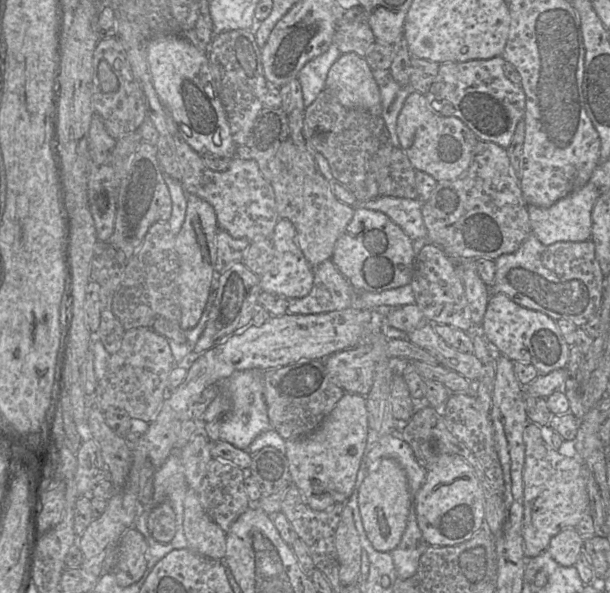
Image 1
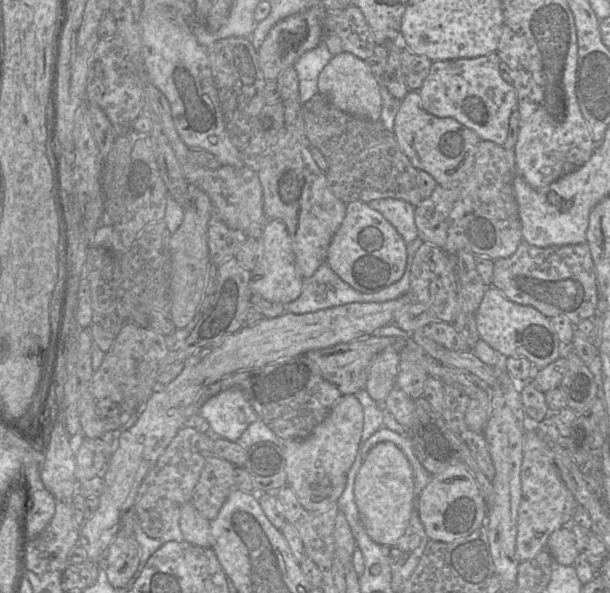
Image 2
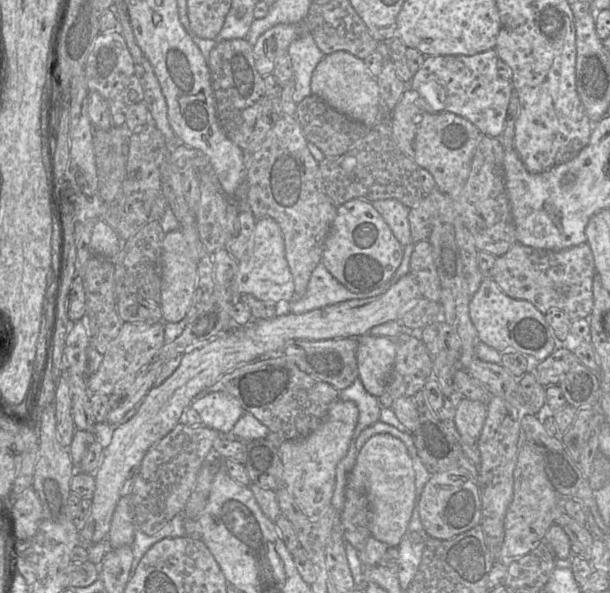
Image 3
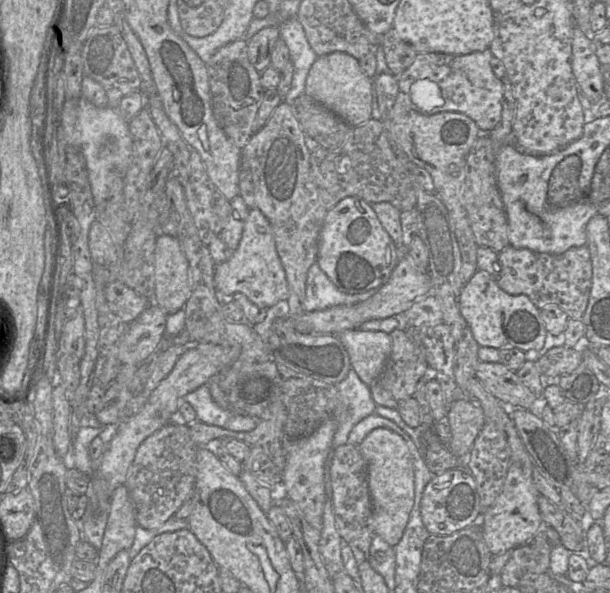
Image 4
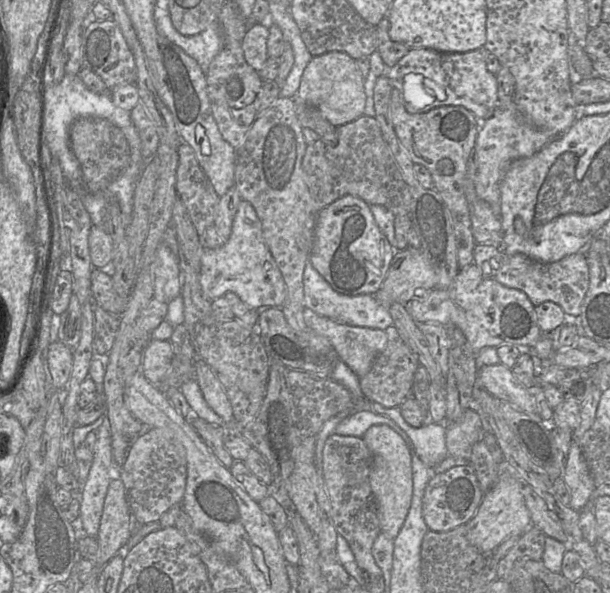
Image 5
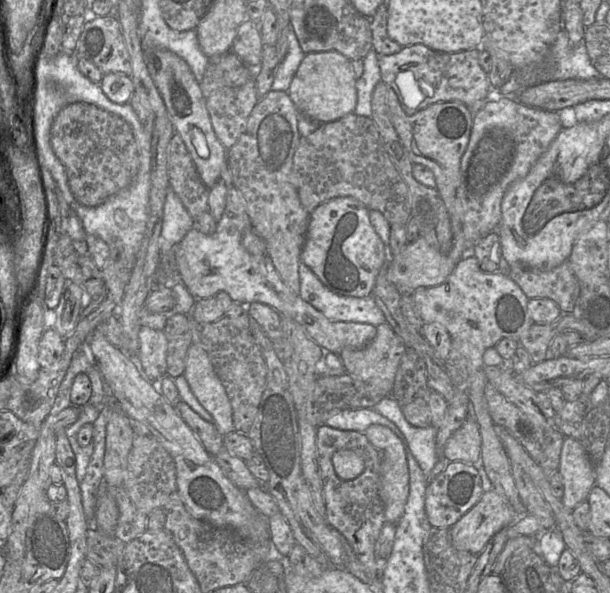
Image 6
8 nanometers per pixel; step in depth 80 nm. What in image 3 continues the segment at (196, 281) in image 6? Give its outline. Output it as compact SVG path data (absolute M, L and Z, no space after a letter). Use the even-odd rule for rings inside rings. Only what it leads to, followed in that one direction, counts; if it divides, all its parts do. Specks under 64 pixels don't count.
M263 217L256 220L253 238L248 245L248 252L245 258L238 261L238 271L232 284L233 293L251 294L262 301L285 300L291 302L295 298L294 280L291 274L285 255L285 243L279 224L270 217ZM366 334L357 338L359 378L365 389L375 397L385 390L393 369L396 348L389 337Z

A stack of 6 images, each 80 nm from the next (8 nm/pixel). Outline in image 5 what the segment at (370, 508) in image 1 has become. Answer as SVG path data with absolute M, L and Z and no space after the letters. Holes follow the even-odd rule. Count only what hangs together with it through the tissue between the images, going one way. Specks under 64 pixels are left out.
M373 425L363 435L372 458L370 485L374 495L381 532L395 539L411 506L413 493L412 461L405 441L387 425Z

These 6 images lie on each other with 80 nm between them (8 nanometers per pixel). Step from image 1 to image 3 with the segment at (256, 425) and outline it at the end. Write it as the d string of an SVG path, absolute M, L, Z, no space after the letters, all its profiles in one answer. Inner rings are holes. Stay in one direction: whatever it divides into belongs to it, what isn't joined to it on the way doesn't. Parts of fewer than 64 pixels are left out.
M202 392L191 403L205 426L222 433L230 433L245 413L239 401L224 392Z

